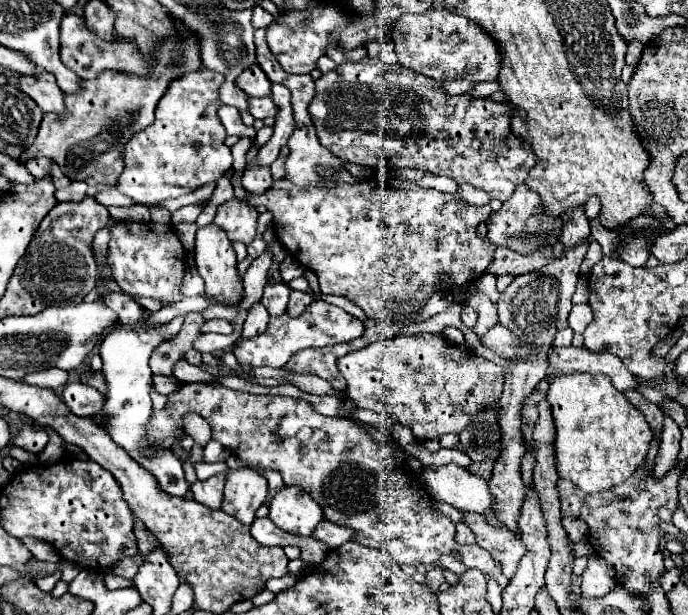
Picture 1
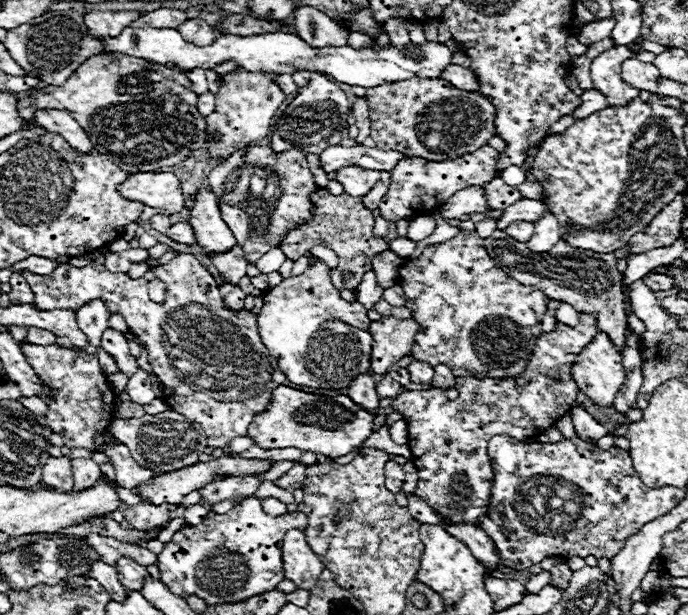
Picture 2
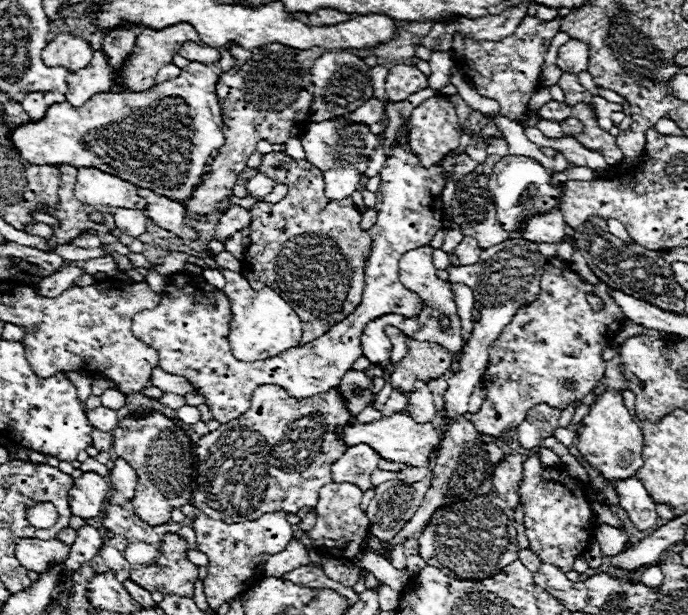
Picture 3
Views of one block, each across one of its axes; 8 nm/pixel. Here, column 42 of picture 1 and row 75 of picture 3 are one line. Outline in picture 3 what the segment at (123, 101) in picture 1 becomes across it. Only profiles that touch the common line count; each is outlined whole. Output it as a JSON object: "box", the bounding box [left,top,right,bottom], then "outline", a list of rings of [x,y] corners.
{"box":[118,24,200,92],"outline":[[[174,24],[166,30],[142,30],[142,34],[136,38],[136,46],[134,46],[134,54],[130,54],[130,58],[126,58],[126,66],[122,66],[120,74],[118,74],[118,88],[122,92],[144,92],[148,90],[152,84],[152,80],[156,78],[158,70],[164,64],[170,64],[172,58],[178,54],[180,46],[184,42],[200,42],[198,32],[190,26],[190,24]]]}

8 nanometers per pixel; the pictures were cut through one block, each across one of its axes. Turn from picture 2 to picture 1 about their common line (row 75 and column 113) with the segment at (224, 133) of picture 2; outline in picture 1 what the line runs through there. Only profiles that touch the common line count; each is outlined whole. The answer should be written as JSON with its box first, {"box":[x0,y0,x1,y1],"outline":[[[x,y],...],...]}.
{"box":[108,222,184,306],"outline":[[[118,222],[112,226],[108,252],[112,276],[124,292],[144,298],[158,298],[164,302],[164,306],[170,306],[184,298],[180,292],[184,276],[184,250],[174,226],[154,222]]]}

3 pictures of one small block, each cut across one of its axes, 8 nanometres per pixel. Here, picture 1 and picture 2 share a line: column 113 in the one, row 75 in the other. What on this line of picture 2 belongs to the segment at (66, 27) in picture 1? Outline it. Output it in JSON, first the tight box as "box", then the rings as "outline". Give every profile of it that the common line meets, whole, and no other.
{"box":[4,10,104,86],"outline":[[[56,10],[56,12],[46,12],[38,18],[34,18],[28,24],[22,24],[14,30],[8,32],[4,40],[6,50],[10,50],[10,56],[28,72],[38,74],[46,84],[52,86],[62,86],[66,78],[90,56],[102,54],[104,46],[100,38],[88,36],[86,34],[86,24],[84,16],[78,12],[66,12],[66,10]]]}

